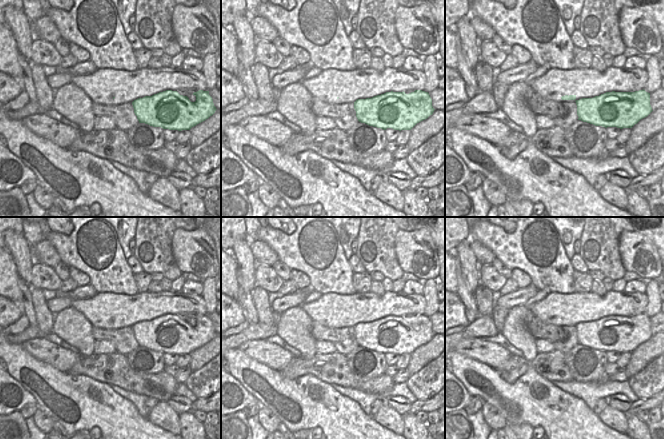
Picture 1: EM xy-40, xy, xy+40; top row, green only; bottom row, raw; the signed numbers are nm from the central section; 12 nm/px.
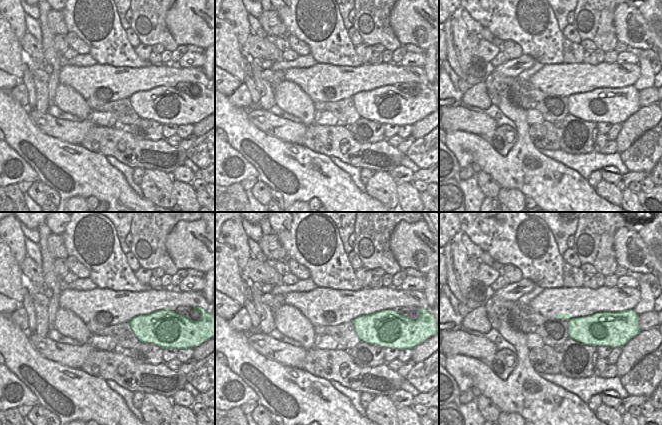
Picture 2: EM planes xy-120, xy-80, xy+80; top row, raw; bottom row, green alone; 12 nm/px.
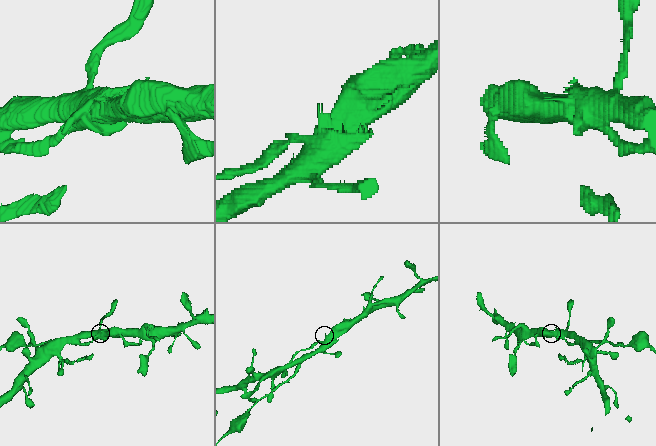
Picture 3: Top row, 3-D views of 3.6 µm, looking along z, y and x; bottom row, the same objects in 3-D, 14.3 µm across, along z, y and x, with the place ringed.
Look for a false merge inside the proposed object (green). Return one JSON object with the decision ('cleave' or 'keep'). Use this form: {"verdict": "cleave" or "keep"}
{"verdict": "cleave"}

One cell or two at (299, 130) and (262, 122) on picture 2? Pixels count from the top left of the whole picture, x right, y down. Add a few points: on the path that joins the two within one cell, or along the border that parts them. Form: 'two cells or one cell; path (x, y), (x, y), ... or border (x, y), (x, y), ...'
one cell; path (290, 130), (285, 130), (271, 124)

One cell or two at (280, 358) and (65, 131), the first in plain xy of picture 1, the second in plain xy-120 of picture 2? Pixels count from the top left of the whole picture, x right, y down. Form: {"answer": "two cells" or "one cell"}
{"answer": "one cell"}

